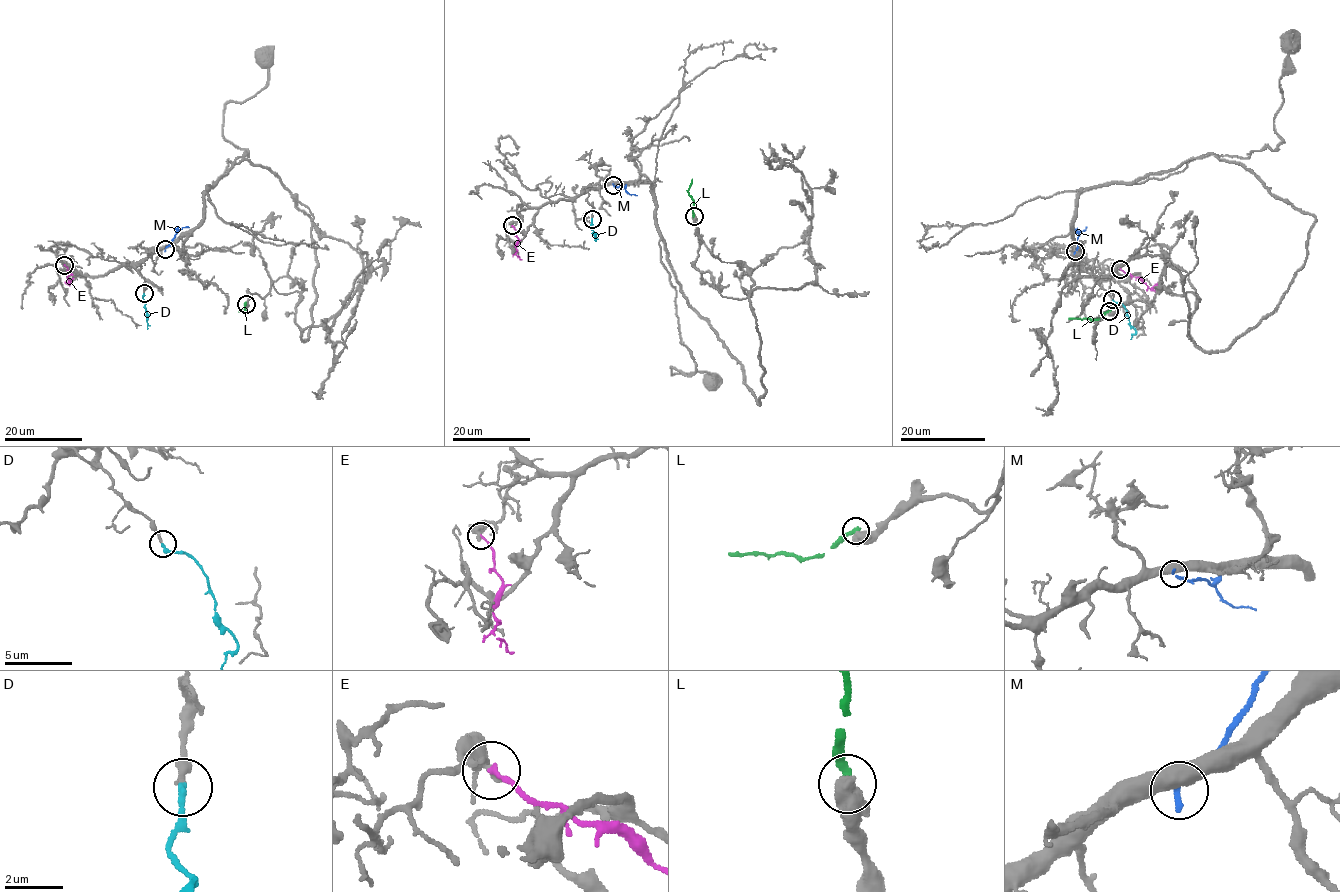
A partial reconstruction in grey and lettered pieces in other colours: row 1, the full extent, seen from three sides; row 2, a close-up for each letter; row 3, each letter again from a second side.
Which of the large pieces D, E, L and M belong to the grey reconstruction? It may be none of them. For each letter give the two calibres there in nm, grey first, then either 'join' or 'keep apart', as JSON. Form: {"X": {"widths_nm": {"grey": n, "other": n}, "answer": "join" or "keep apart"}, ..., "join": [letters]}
{"D": {"widths_nm": {"grey": 190, "other": 240}, "answer": "join"}, "E": {"widths_nm": {"grey": 380, "other": 170}, "answer": "keep apart"}, "L": {"widths_nm": {"grey": 750, "other": 320}, "answer": "keep apart"}, "M": {"widths_nm": {"grey": 500, "other": 260}, "answer": "keep apart"}, "join": ["D"]}

